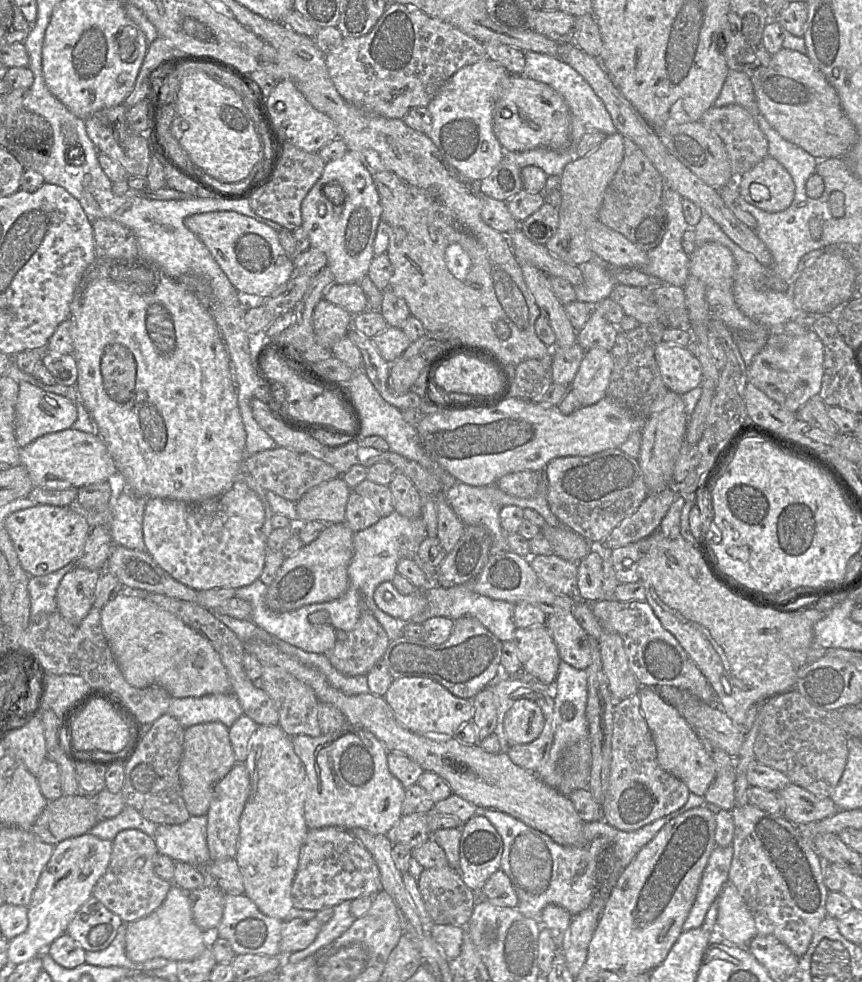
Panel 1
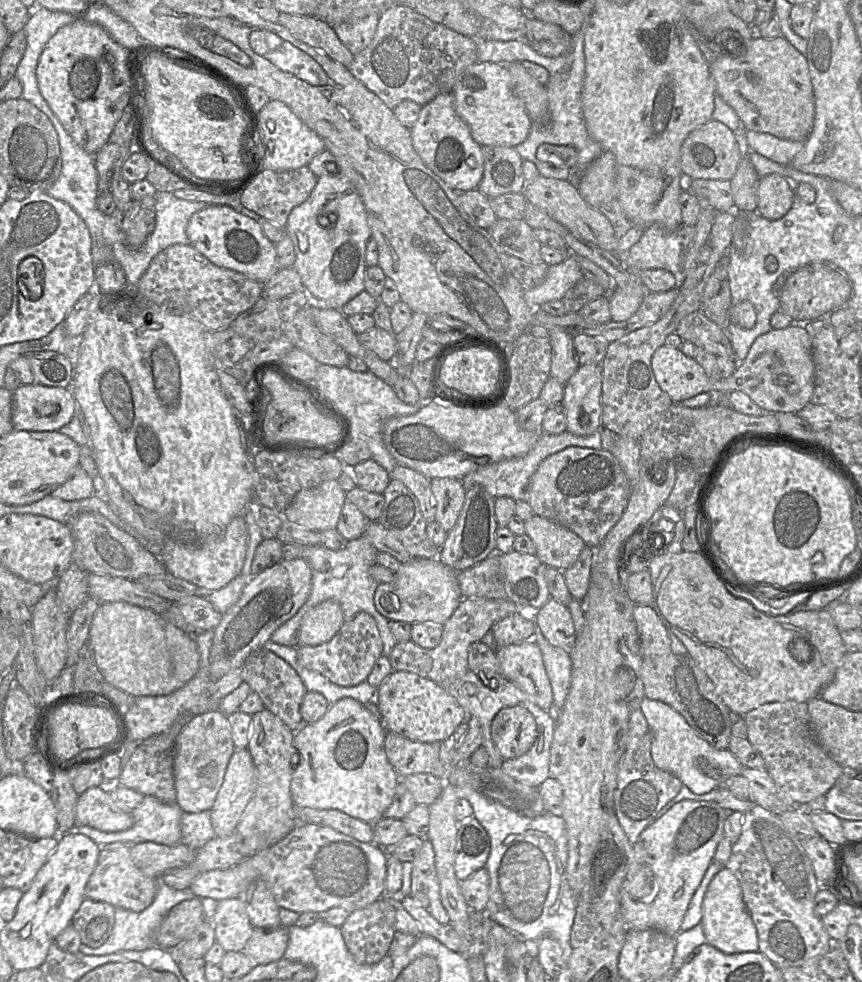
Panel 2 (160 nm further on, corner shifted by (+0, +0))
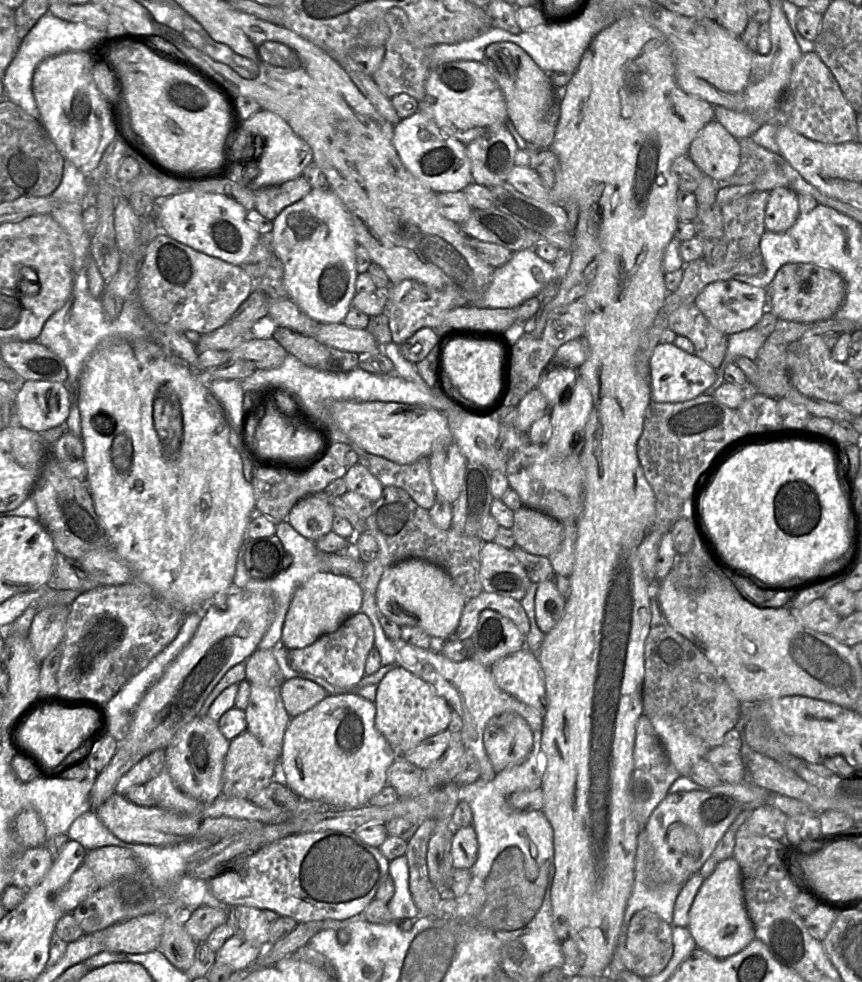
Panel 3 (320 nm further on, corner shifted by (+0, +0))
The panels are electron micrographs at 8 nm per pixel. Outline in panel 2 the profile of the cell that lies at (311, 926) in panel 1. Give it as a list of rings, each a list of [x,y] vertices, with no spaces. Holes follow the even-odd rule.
[[[284,926],[255,928],[241,952],[246,954],[255,966],[269,964],[284,957],[288,939],[288,931]]]

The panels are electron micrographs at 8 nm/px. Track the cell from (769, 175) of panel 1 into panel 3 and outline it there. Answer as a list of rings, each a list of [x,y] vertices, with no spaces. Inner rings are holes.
[[[785,187],[769,192],[764,217],[766,231],[784,233],[796,223],[800,214],[797,195]]]

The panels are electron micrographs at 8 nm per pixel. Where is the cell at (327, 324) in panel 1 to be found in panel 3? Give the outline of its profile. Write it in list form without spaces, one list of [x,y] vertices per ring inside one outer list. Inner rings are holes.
[[[275,327],[274,339],[284,349],[305,365],[326,372],[341,373],[356,368],[359,359],[355,352],[348,352],[318,342],[286,327]]]

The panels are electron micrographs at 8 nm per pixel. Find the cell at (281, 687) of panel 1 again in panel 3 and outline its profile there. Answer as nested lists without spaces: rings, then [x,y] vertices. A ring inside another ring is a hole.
[[[257,649],[246,661],[245,679],[250,684],[280,688],[284,677],[272,649]]]

